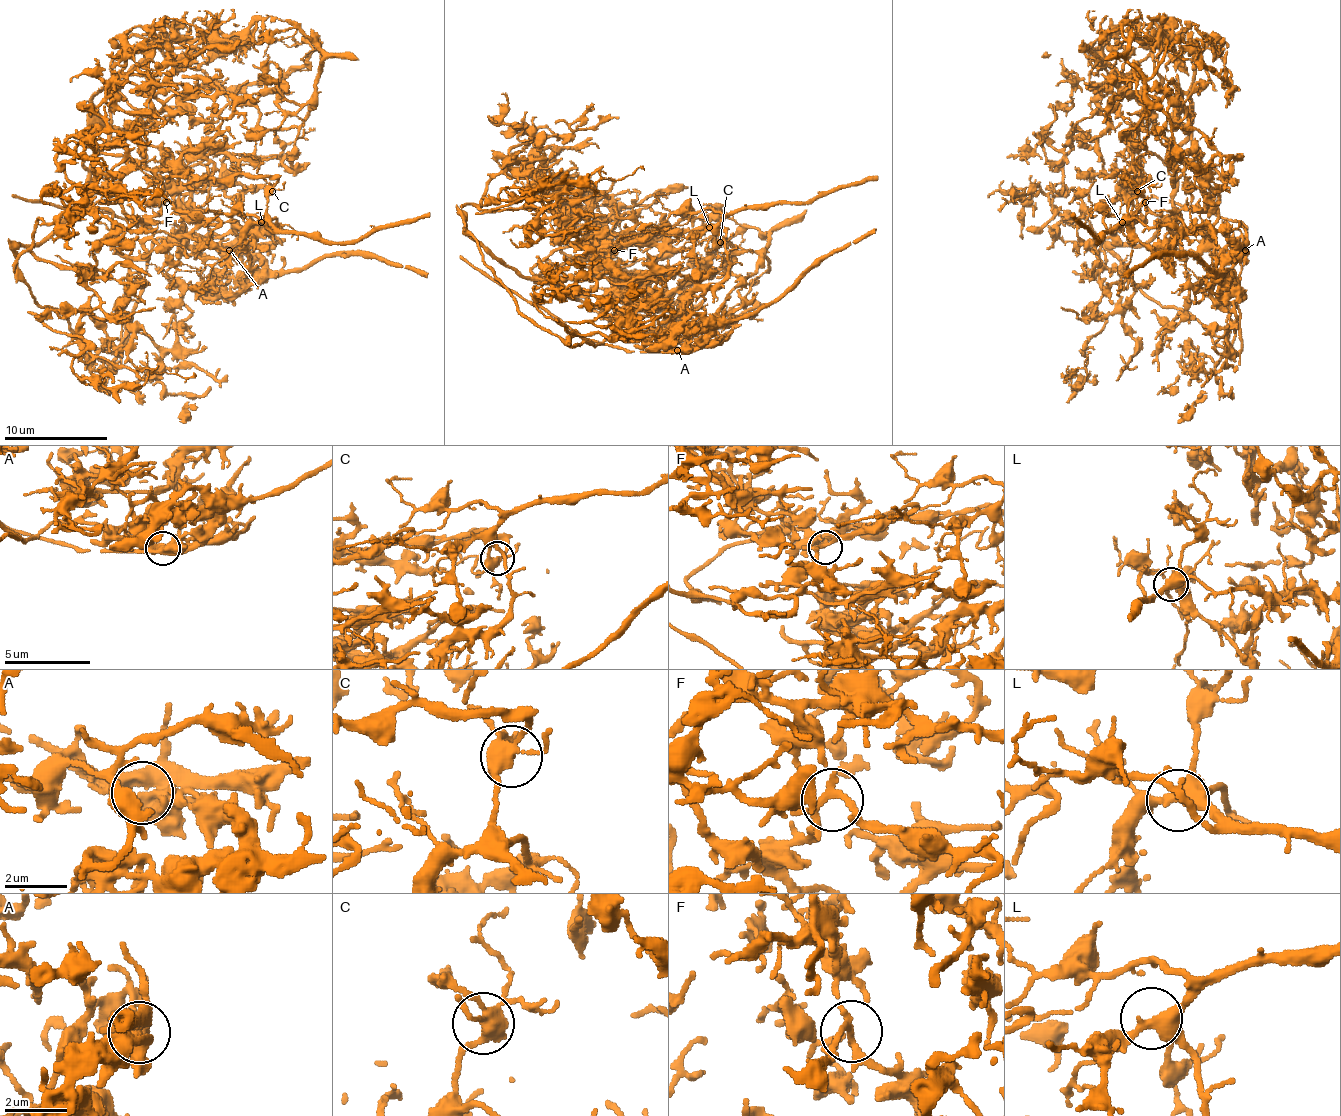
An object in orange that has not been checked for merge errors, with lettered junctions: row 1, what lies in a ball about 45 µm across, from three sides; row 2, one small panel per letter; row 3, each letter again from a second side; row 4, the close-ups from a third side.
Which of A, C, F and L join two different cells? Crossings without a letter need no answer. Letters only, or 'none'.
A, C

